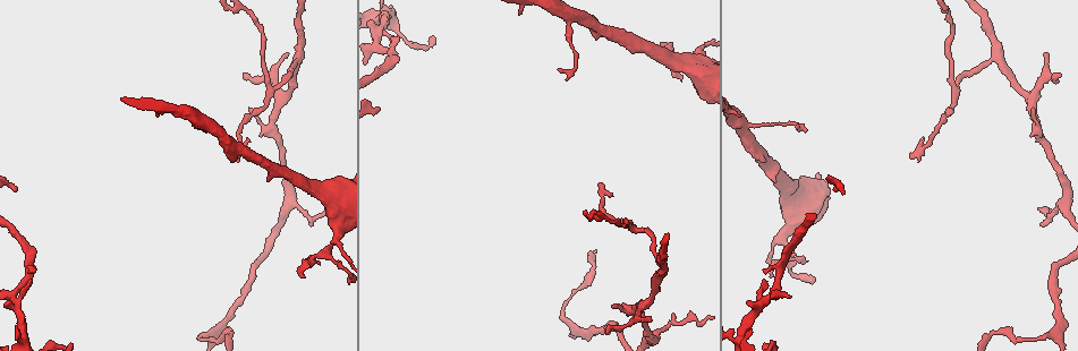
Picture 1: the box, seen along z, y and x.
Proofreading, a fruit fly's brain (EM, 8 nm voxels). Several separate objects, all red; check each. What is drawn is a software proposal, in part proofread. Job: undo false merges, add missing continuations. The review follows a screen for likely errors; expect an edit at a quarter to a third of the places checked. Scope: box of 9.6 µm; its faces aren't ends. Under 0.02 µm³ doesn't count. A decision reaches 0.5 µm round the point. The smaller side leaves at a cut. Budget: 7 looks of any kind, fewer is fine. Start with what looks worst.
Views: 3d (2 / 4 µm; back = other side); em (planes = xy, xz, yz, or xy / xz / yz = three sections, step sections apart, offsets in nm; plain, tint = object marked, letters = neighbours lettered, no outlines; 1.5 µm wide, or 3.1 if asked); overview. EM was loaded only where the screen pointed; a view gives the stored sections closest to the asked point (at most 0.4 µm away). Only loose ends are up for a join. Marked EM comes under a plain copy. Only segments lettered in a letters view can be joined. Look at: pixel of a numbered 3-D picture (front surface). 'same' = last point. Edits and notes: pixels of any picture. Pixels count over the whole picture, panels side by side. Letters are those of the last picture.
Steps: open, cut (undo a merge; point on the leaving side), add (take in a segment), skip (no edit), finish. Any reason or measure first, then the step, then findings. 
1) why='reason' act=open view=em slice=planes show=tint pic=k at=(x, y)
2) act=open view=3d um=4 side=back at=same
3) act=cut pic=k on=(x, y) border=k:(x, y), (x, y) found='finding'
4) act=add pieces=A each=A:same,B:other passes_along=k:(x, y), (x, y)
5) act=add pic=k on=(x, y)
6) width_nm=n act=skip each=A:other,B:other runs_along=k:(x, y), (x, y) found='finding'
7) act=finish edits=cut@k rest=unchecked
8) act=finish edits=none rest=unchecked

why='tapers out' act=open view=3d um=2 side=back pic=1 at=(607, 334)

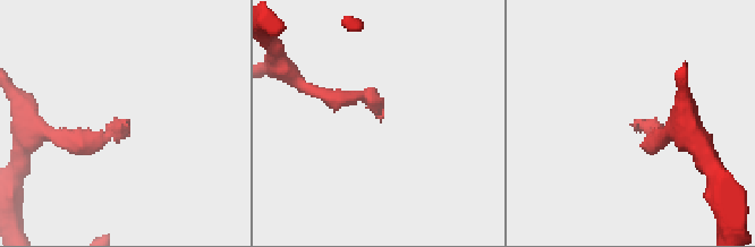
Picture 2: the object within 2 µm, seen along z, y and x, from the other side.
act=open view=em slice=xy step=4 show=tint pic=2 at=(381, 116)

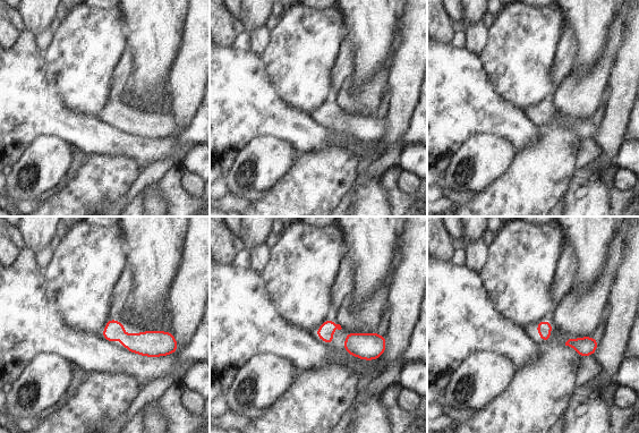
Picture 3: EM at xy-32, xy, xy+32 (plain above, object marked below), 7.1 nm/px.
why='cut it another way' act=open view=em slice=planes show=letters at=same

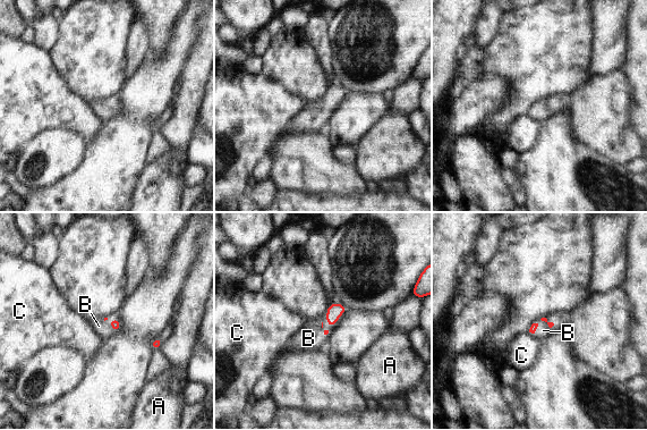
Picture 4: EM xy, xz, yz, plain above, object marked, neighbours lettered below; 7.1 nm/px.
act=add pieces=B each=A:other,B:same,C:other passes_along=4:(335, 310), (333, 326), (308, 338) found='it goes on there'

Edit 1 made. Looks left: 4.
why='redraw' act=open view=overview

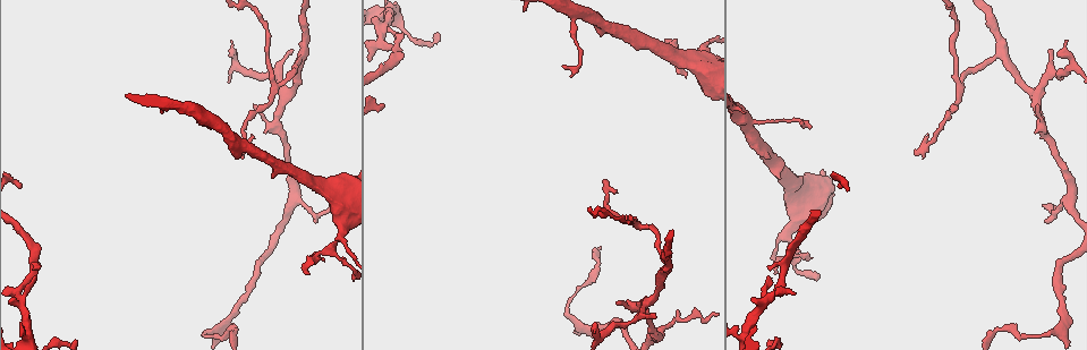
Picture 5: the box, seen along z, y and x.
why='an open end' act=open view=em slice=planes show=letters pic=5 at=(769, 277)

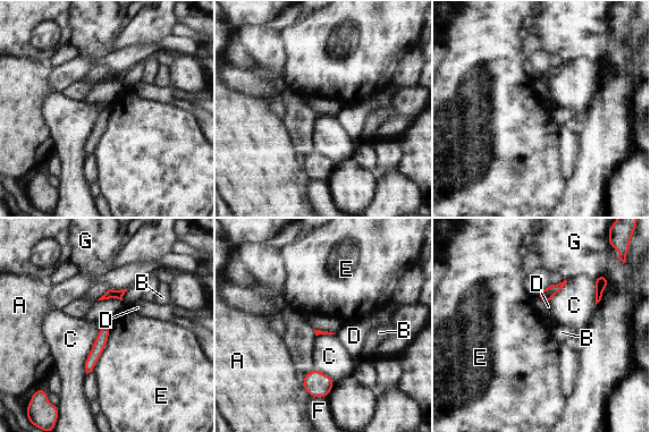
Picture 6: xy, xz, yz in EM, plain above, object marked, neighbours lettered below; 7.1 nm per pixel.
longest_contact=C:360nm act=skip each=A:other,B:other,C:other,D:other,E:other,F:other,G:other border=6:(101, 325), (86, 358), (85, 373) found='no lettered segment goes on from it'

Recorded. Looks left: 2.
why='branch point' act=open view=em slice=xz step=4 show=letters pic=5 at=(291, 197)

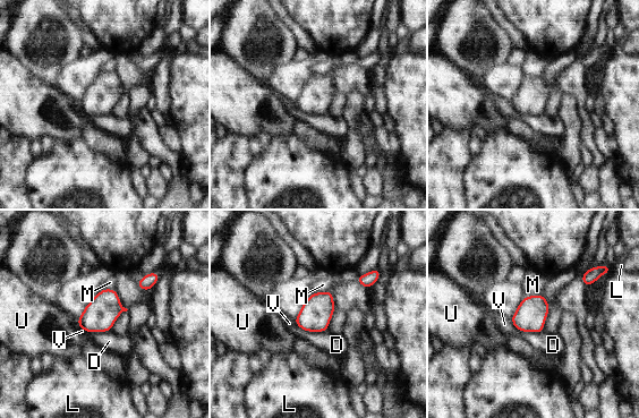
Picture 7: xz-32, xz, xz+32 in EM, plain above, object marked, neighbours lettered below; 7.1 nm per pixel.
act=skip each=D:other,L:other,M:other,U:other,V:other border=7:(76, 321), (81, 327) found='one cell here'

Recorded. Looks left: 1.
act=finish edits=add@4 rest=unchecked

